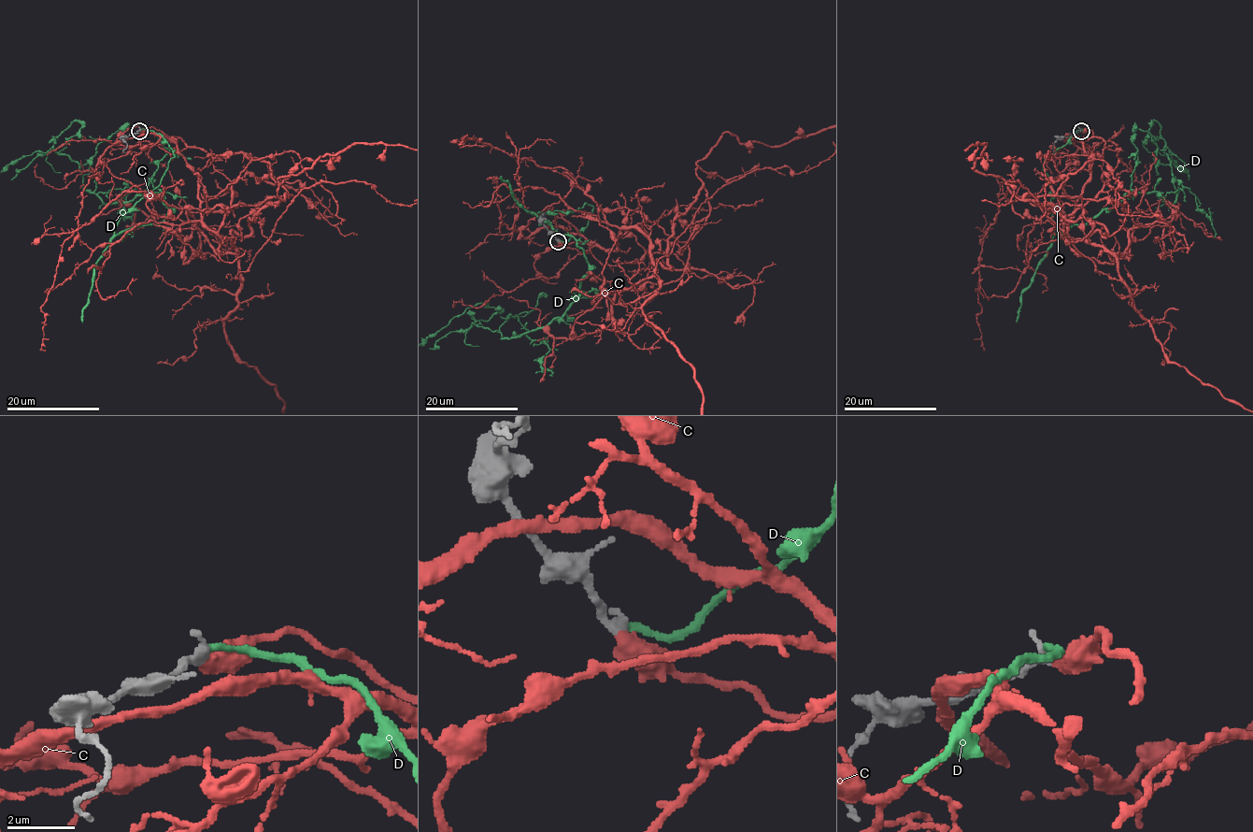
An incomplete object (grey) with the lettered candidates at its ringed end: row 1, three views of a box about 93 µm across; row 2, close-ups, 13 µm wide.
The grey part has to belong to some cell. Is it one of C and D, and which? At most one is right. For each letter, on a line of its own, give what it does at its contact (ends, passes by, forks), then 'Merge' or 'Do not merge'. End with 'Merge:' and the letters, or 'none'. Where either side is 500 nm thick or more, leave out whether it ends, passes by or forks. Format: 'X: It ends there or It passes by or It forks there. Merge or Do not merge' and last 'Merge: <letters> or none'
C: Merge
D: It ends there. Do not merge
Merge: C

